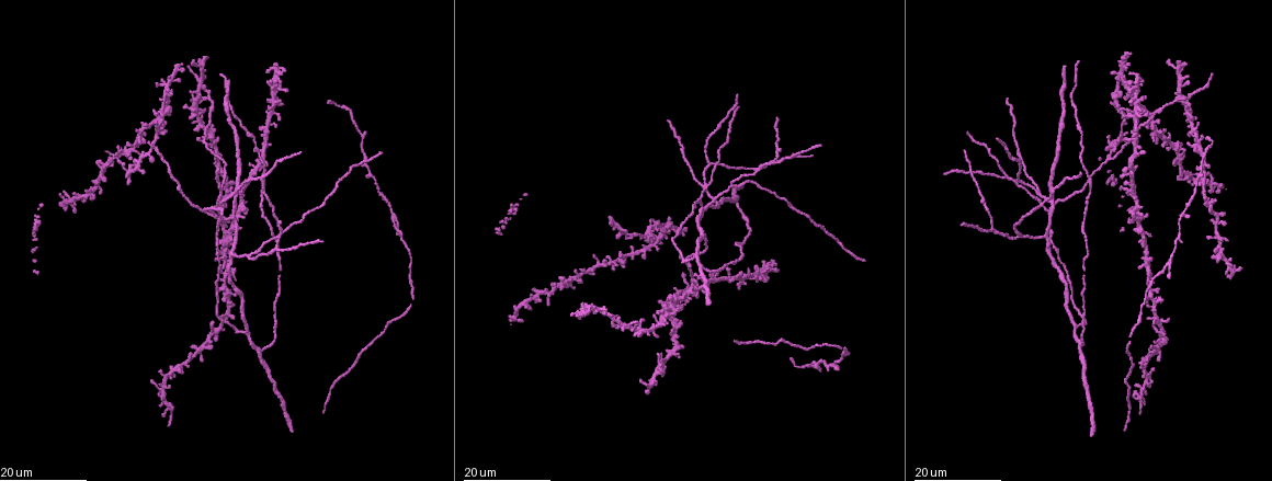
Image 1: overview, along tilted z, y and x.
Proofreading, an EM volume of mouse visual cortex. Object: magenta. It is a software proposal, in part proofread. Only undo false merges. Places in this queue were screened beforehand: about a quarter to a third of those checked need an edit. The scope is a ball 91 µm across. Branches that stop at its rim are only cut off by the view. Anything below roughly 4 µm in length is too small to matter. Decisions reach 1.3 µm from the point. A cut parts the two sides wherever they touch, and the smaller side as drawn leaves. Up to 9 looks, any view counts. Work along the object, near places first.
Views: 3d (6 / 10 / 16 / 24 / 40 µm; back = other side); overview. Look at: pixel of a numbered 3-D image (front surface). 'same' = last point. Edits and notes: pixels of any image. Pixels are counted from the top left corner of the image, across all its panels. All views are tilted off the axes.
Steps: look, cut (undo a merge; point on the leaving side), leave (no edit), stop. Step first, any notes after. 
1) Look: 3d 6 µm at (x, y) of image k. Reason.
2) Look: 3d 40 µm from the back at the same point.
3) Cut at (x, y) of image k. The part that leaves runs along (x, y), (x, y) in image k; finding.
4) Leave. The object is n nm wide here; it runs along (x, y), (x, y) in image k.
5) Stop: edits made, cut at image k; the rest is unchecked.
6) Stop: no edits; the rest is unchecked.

Look: 3d 24 µm at (159, 133) of image 1. Looks like a crossing.

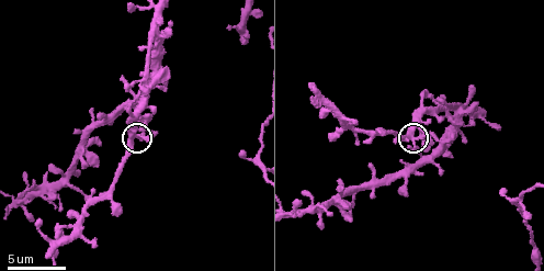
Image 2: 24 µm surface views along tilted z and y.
Look: 3d 10 µm at (130, 136) of image 2. Closer look.

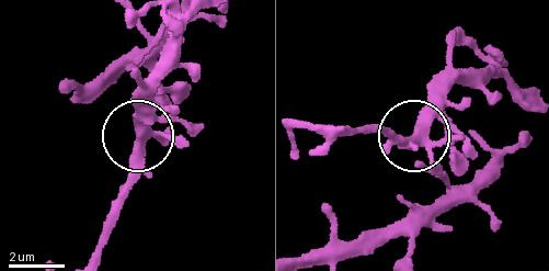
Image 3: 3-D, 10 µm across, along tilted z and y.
Leave. 4 arms meet here; continuous, no second neuron.

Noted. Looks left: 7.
Look: 3d 24 µm at (710, 165) of image 1. A fork.

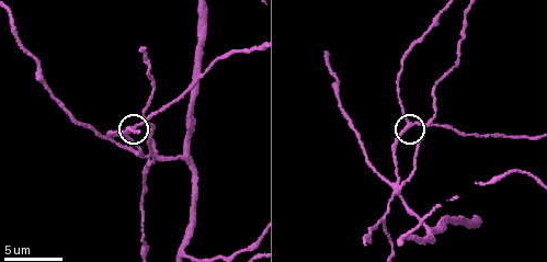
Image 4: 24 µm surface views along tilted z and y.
Look: 3d 10 µm at (411, 122) of image 4.

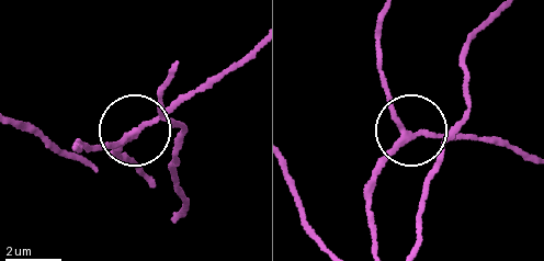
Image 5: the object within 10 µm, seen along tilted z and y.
Leave. The object is 190 nm wide here; it runs along (374, 245), (374, 169), (404, 129), (381, 69) in image 5; all the same neuron.

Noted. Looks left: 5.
Look: 3d 16 µm at (765, 165) of image 1. Branch point.

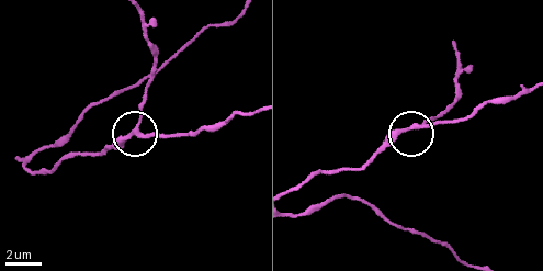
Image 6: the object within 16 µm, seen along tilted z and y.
Look: 3d 6 µm at (136, 129) of image 6.

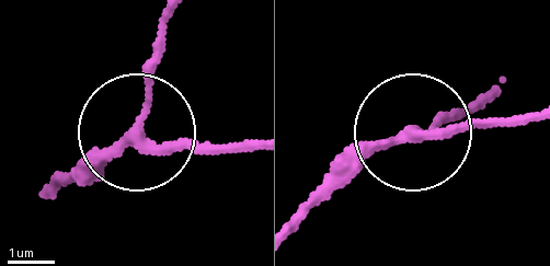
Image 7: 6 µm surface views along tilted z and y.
Leave. The object is 180 nm wide here; it runs along (306, 216), (389, 145), (528, 119) in image 7; one neuron here.

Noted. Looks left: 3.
Look: 3d 16 µm at (261, 348) of image 1. Thin arm on a thick one.

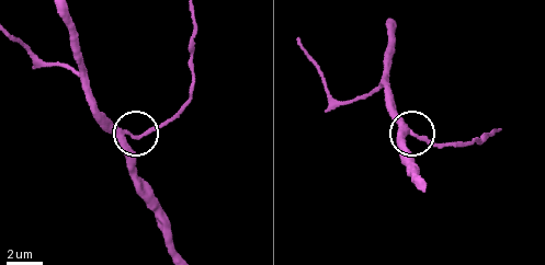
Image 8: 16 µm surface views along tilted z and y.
Look: 3d 6 µm at (413, 132) of image 8.

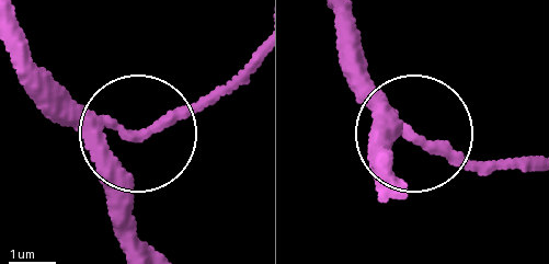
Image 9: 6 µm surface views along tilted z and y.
Leave. The side arm is 80 µm long; continuous, no second neuron.

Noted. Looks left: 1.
Stop: no edits; the rest is unchecked.

